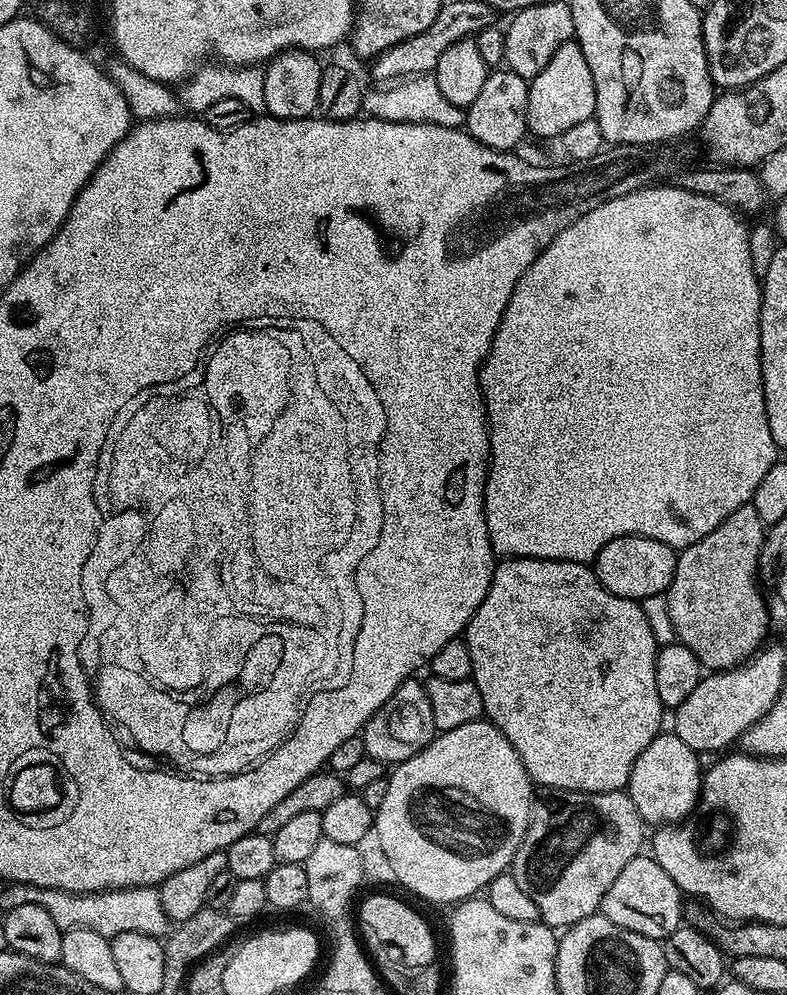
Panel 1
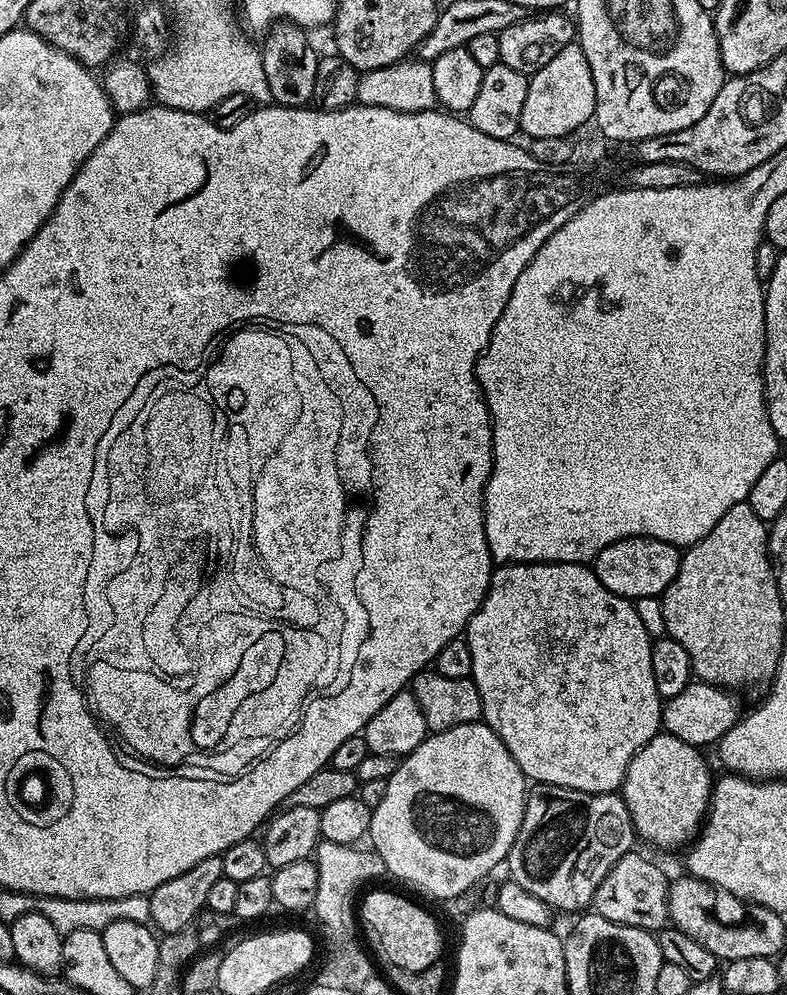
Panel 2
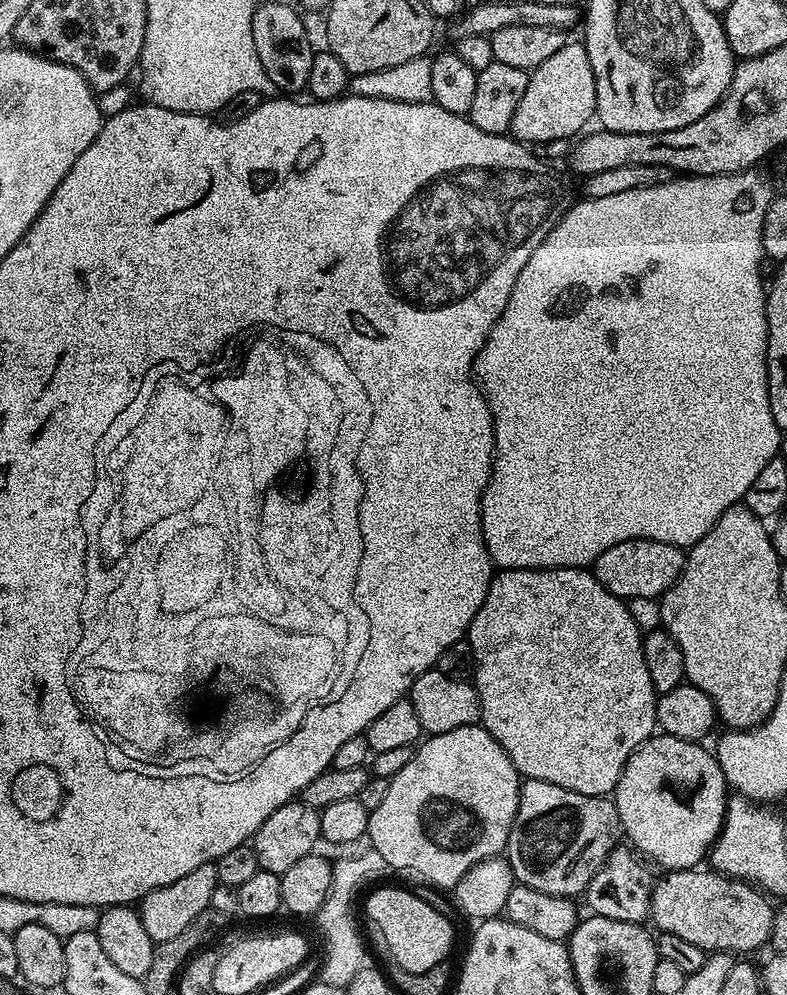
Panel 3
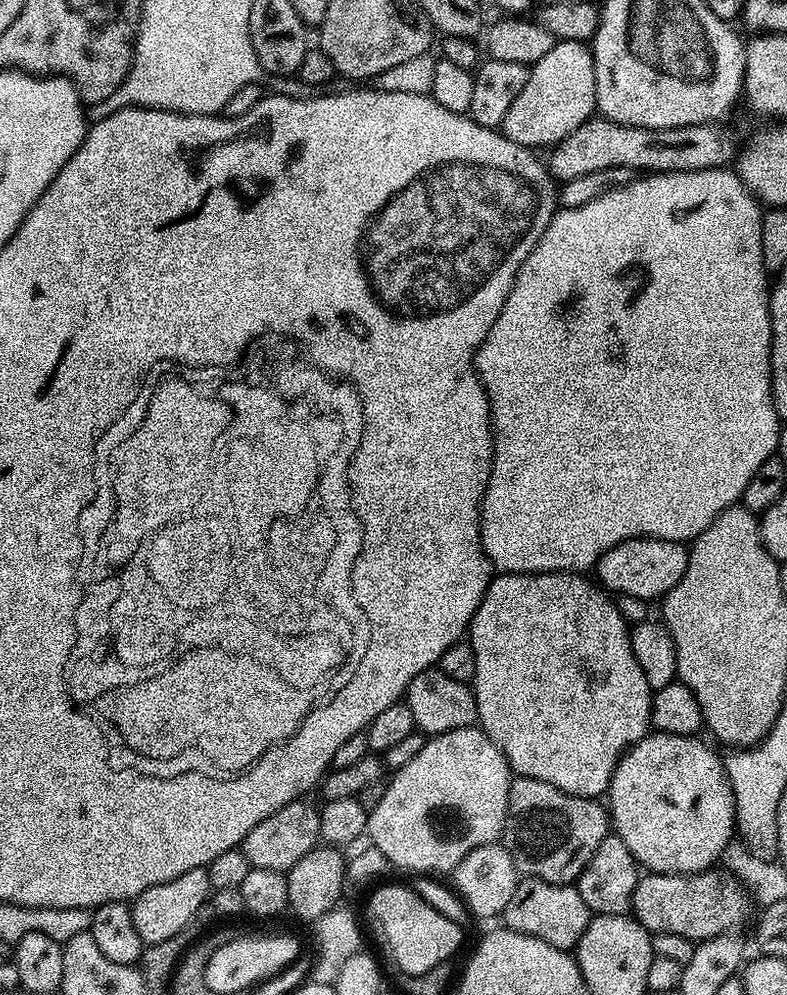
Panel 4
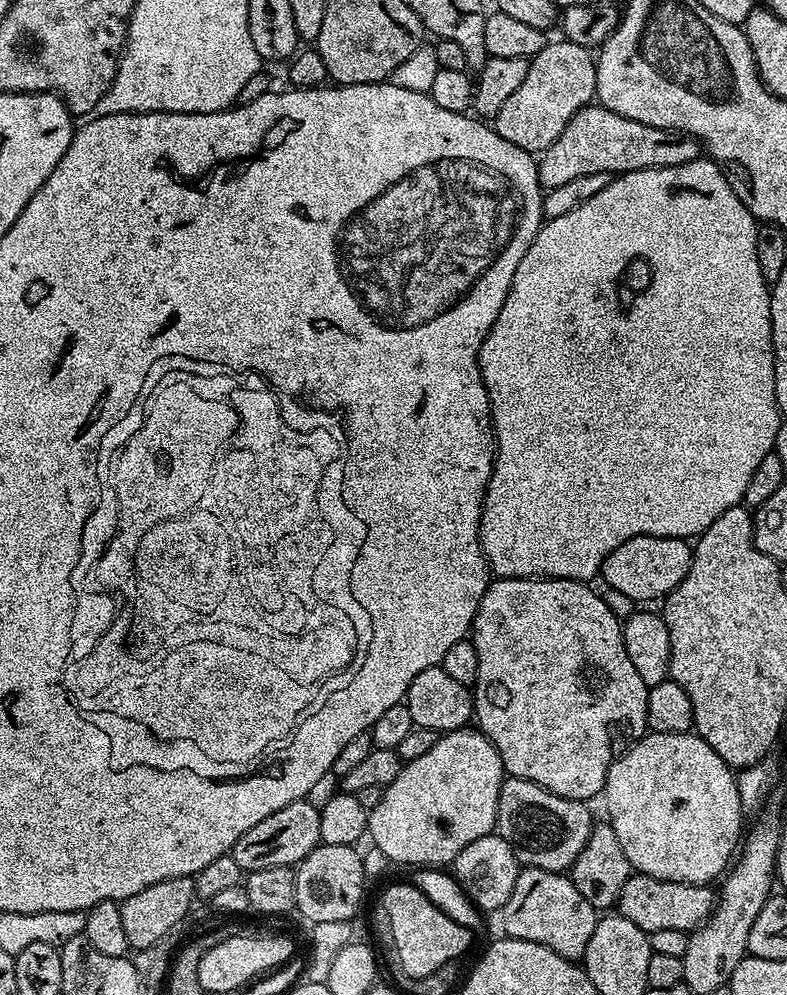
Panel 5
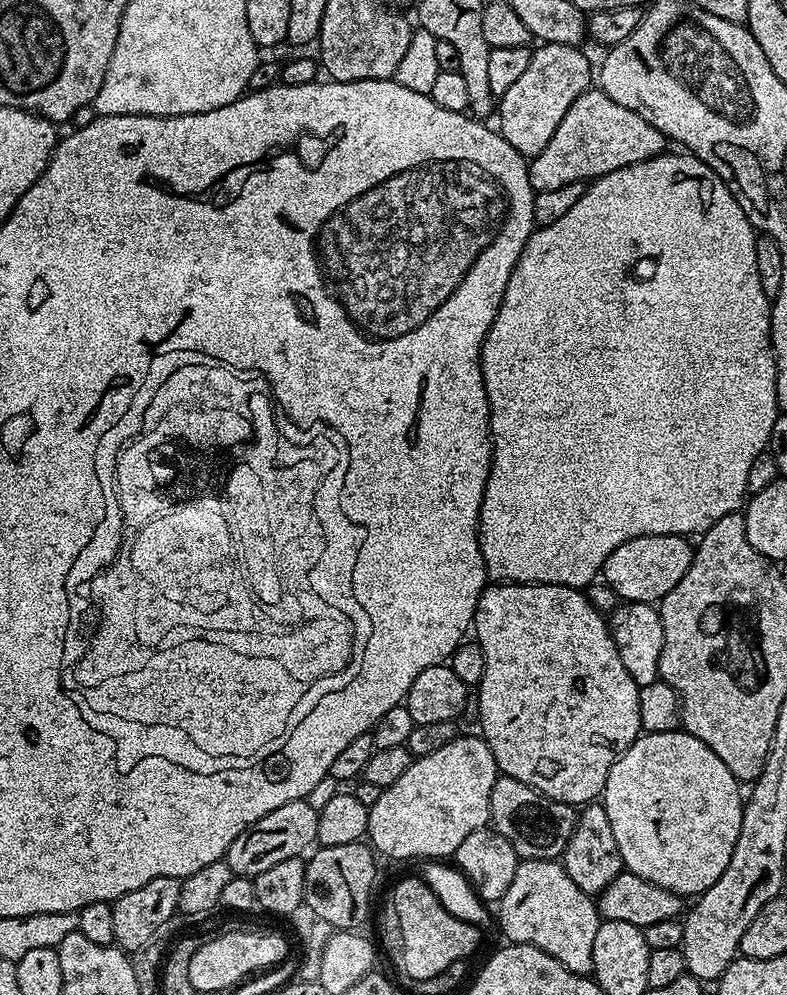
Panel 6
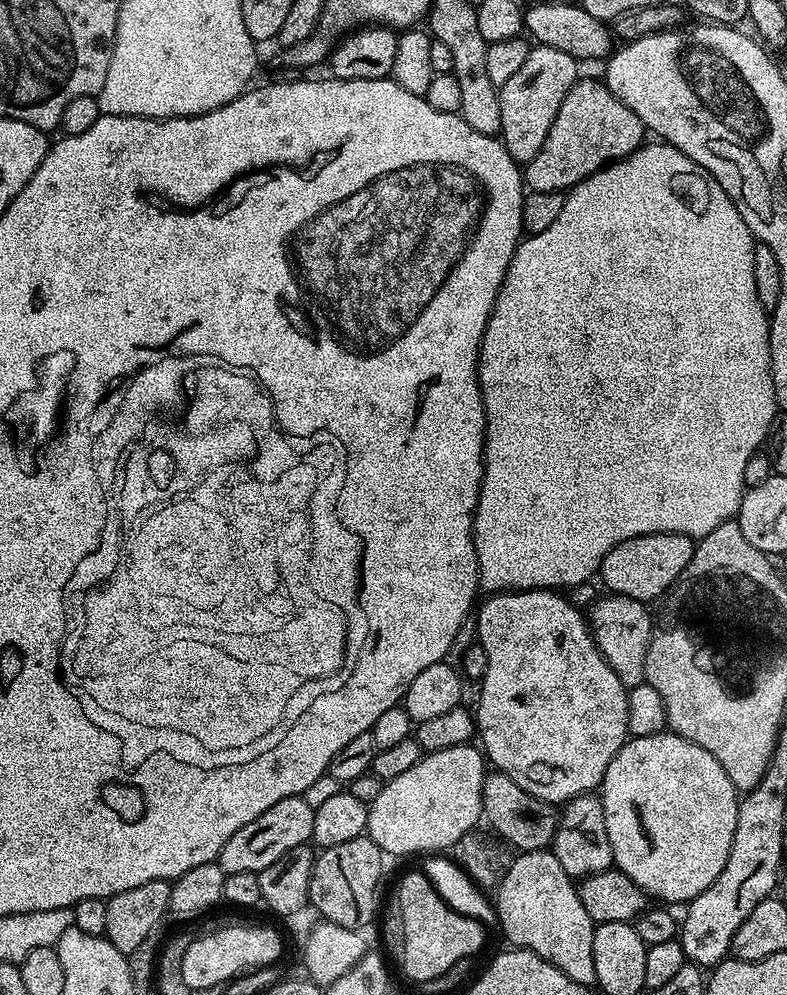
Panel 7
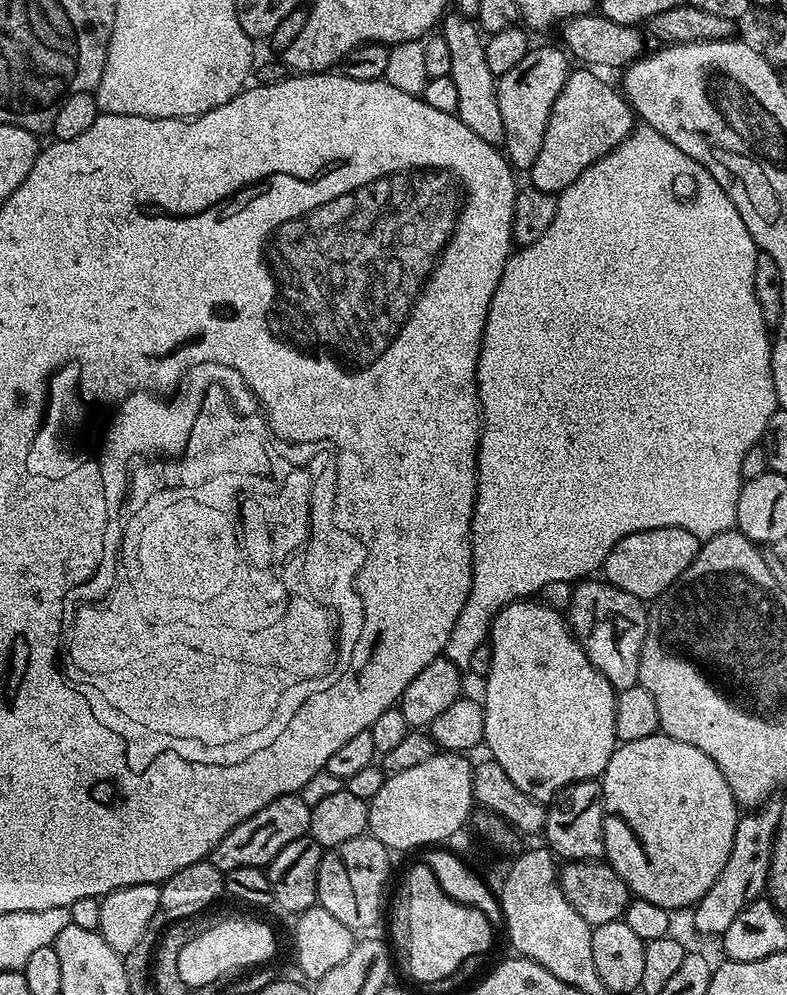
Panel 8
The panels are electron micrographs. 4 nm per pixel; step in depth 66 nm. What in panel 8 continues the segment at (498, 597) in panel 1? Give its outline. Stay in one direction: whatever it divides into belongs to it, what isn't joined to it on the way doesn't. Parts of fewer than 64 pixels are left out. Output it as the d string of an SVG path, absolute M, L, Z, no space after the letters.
M532 598L516 600L513 604L507 604L498 615L492 619L490 629L490 647L492 650L492 661L490 670L484 684L484 744L489 748L491 759L506 770L506 775L510 777L510 782L522 790L522 794L530 794L530 798L541 802L551 801L556 793L562 791L566 785L574 783L575 780L594 780L603 777L606 766L610 762L613 752L618 747L616 731L614 730L614 714L616 713L617 691L610 686L610 682L594 665L586 658L586 654L581 650L580 643L572 635L568 621L559 611L549 608L543 602L537 602Z

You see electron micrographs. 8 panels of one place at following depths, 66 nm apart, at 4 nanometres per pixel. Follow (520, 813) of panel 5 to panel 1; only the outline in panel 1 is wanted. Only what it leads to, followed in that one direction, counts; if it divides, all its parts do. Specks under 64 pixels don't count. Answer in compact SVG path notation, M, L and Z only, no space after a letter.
M627 791L618 792L560 792L552 794L549 800L544 800L535 805L532 809L532 817L528 823L526 834L522 838L522 842L516 851L516 857L512 859L510 865L510 875L516 879L518 886L522 886L522 890L531 900L534 906L538 906L538 914L540 920L547 924L553 930L567 930L573 924L582 922L582 918L590 918L600 912L600 903L606 894L606 890L610 890L610 886L614 883L614 878L618 878L618 874L622 874L622 870L626 867L626 862L630 862L630 858L641 855L643 846L646 844L646 825L644 819L638 814L638 806L634 806L634 802L629 798Z

